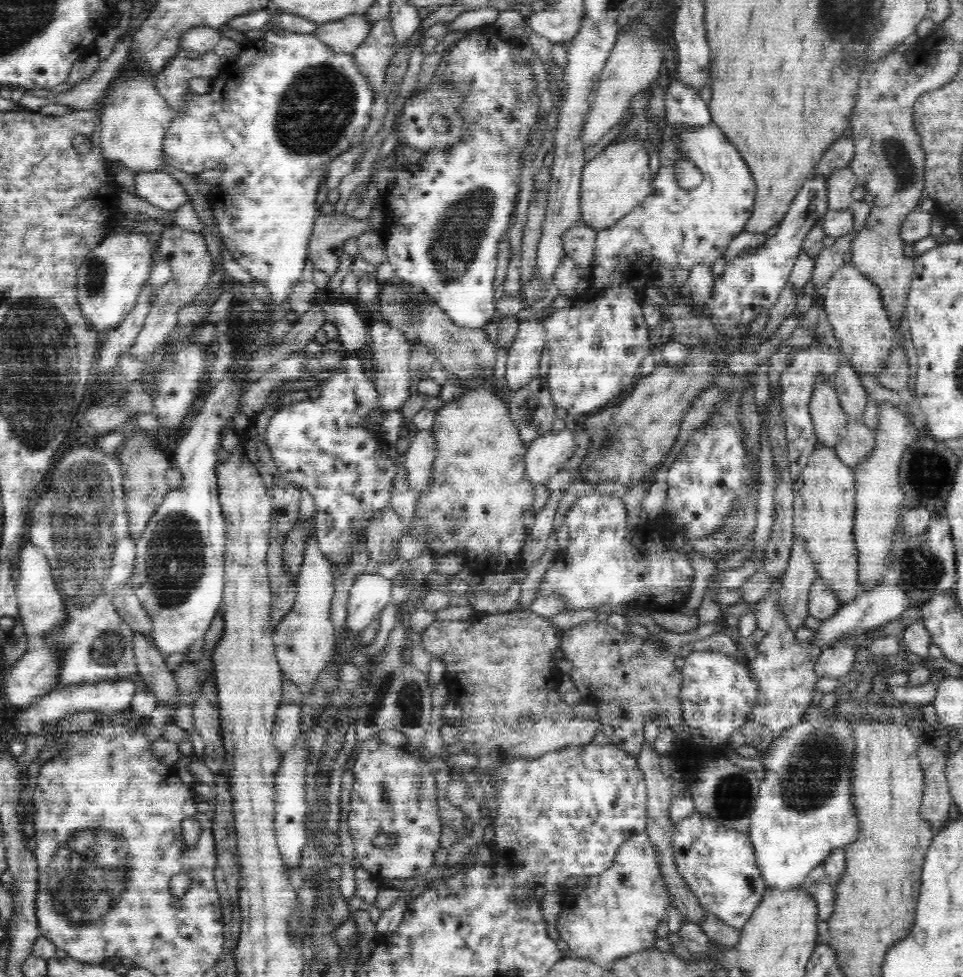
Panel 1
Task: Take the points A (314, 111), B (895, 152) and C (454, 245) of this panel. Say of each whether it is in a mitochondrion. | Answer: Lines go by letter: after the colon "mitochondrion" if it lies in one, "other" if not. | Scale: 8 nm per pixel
A: mitochondrion
B: mitochondrion
C: mitochondrion

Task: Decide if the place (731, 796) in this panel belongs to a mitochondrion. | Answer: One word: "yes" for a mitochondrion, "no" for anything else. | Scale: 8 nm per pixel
yes

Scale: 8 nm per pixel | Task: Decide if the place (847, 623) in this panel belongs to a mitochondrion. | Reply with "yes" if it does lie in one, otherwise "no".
no

